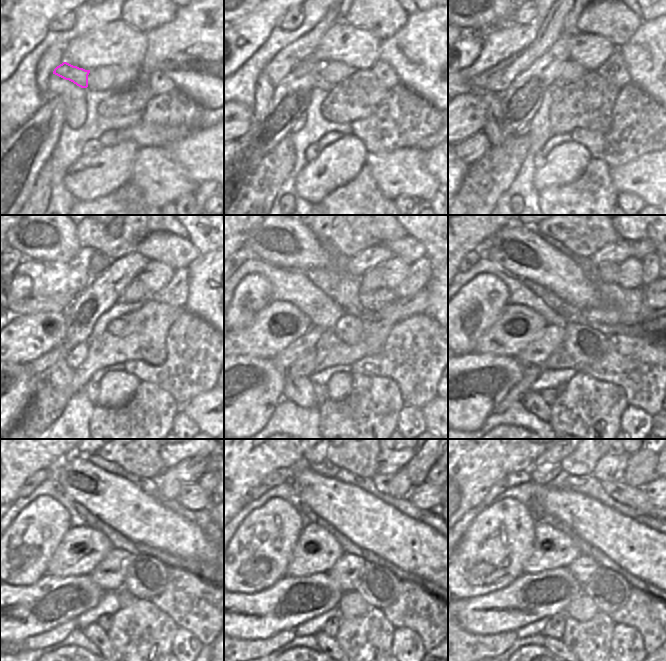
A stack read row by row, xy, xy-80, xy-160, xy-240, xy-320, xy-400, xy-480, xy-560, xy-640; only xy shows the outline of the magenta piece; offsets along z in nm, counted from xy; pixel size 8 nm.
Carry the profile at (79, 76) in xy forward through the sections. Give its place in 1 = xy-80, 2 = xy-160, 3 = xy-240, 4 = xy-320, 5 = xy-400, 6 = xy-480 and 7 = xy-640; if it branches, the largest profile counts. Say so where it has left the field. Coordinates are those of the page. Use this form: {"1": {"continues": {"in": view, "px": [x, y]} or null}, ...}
{"1": {"continues": {"in": "xy-80", "px": [319, 82]}}, "2": {"continues": {"in": "xy-160", "px": [556, 87]}}, "3": {"continues": {"in": "xy-240", "px": [116, 327]}}, "4": {"continues": {"in": "xy-320", "px": [349, 329]}}, "5": {"continues": {"in": "xy-400", "px": [585, 345]}}, "6": {"continues": {"in": "xy-480", "px": [145, 578]}}, "7": {"continues": {"in": "xy-640", "px": [609, 591]}}}

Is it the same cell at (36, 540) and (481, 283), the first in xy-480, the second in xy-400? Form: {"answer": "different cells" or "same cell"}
{"answer": "same cell"}

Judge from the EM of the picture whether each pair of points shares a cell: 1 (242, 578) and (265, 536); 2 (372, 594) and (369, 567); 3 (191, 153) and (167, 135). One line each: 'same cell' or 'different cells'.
1: same cell
2: same cell
3: different cells

